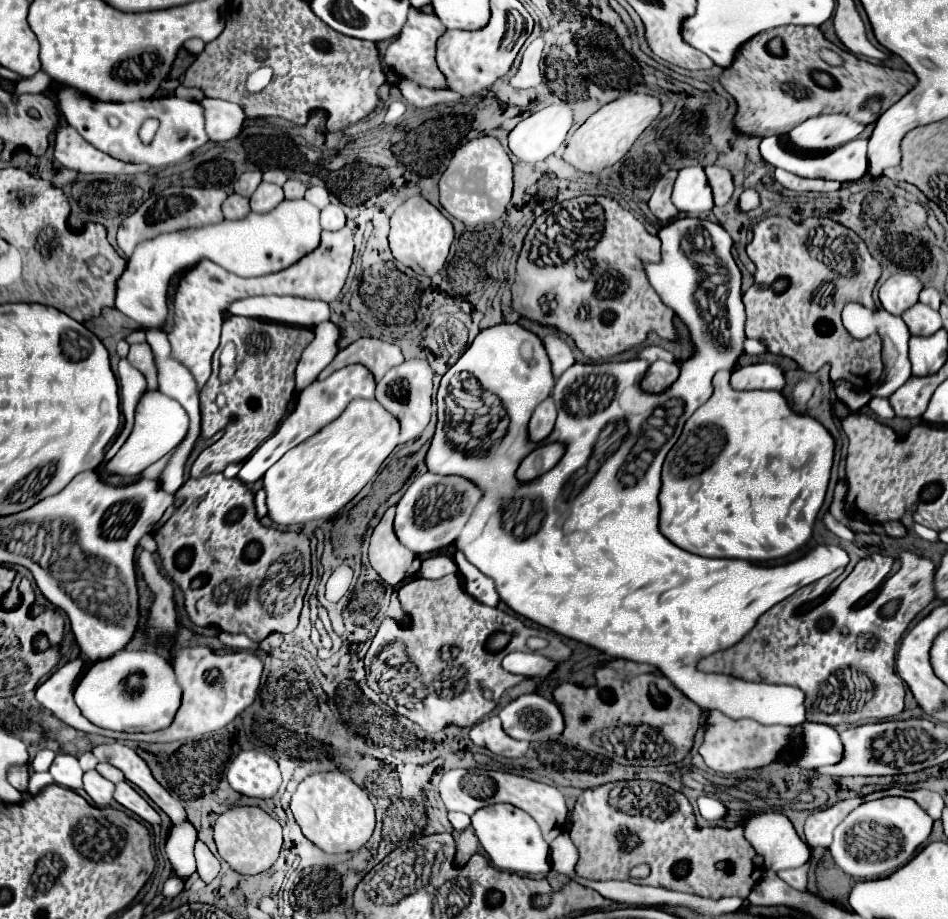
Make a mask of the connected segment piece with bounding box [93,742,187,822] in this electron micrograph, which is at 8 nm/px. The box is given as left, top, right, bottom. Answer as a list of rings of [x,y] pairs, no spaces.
[[[111,742],[111,744],[101,744],[93,748],[93,754],[99,762],[109,762],[115,768],[119,768],[129,782],[139,786],[169,818],[171,822],[183,822],[187,820],[185,808],[179,800],[175,800],[151,774],[149,766],[143,762],[143,758],[131,750],[129,746],[121,742]]]

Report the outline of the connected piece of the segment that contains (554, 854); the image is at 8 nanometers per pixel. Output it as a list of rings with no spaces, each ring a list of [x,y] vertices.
[[[561,832],[551,844],[551,866],[555,872],[567,874],[569,878],[575,876],[575,864],[577,864],[577,848],[573,846],[567,832]]]

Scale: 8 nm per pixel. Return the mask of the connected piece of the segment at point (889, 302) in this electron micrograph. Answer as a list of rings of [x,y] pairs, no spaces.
[[[895,274],[879,288],[879,300],[889,314],[901,316],[907,308],[919,302],[923,284],[911,274]]]

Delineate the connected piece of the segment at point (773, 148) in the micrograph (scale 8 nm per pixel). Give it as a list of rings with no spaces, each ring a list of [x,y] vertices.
[[[777,136],[763,138],[759,150],[761,150],[761,158],[767,164],[771,164],[775,168],[781,168],[781,170],[787,170],[787,172],[791,172],[795,176],[801,176],[801,178],[823,178],[823,180],[837,180],[837,182],[855,182],[855,180],[863,178],[865,172],[867,172],[867,140],[865,138],[855,138],[853,142],[837,148],[837,150],[831,150],[823,156],[793,154],[777,142]]]

